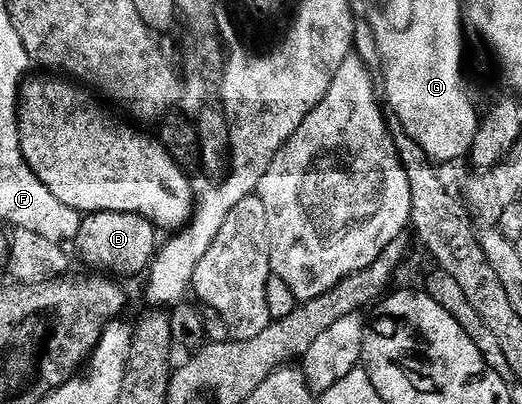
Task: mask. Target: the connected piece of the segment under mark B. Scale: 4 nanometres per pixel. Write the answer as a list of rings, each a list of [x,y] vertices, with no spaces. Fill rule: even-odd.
[[[92,213],[82,218],[73,245],[80,257],[95,268],[92,270],[115,277],[131,277],[144,274],[152,264],[159,243],[156,235],[156,226],[137,213]]]

